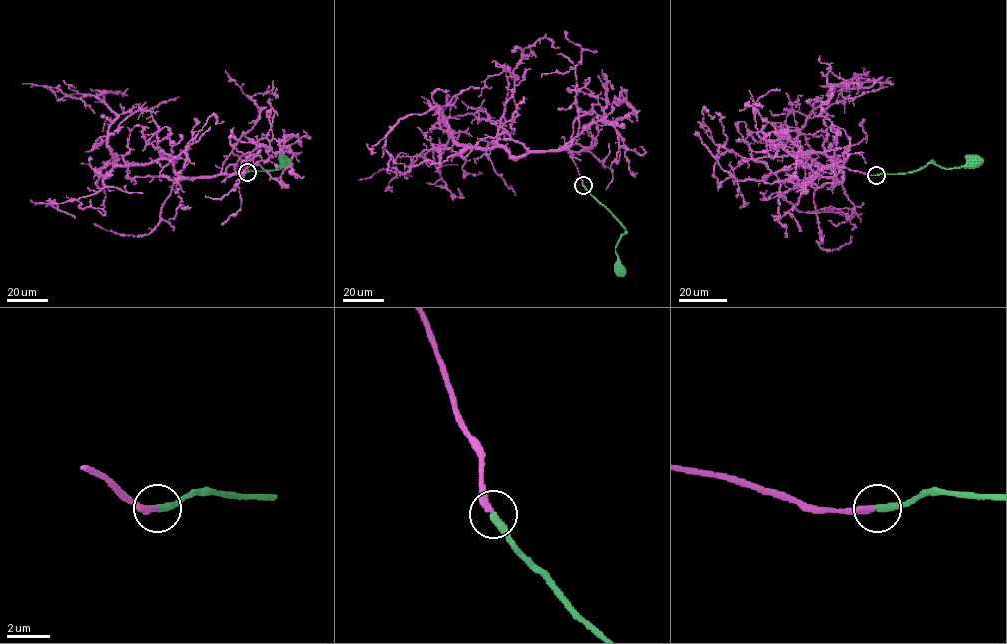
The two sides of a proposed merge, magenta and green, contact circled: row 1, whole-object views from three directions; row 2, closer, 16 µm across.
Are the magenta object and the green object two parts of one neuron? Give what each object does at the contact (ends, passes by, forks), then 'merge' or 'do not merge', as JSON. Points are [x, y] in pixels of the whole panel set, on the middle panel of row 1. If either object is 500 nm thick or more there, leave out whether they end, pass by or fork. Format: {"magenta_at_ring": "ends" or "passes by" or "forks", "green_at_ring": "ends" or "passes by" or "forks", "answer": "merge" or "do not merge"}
{"magenta_at_ring": "ends", "green_at_ring": "ends", "answer": "merge"}

